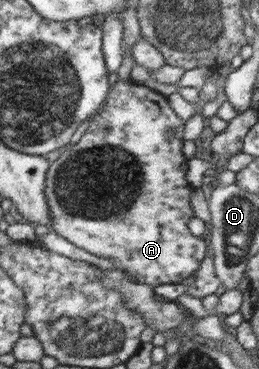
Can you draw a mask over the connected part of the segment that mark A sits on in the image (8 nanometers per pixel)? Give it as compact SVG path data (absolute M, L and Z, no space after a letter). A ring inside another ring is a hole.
M131 80L115 81L105 108L89 121L81 139L49 164L44 194L51 229L75 247L110 259L114 267L122 267L139 284L179 284L181 279L189 277L203 259L205 243L187 229L187 221L193 217L189 205L193 191L187 181L183 183L183 124L159 92ZM169 130L172 136L167 139Z

